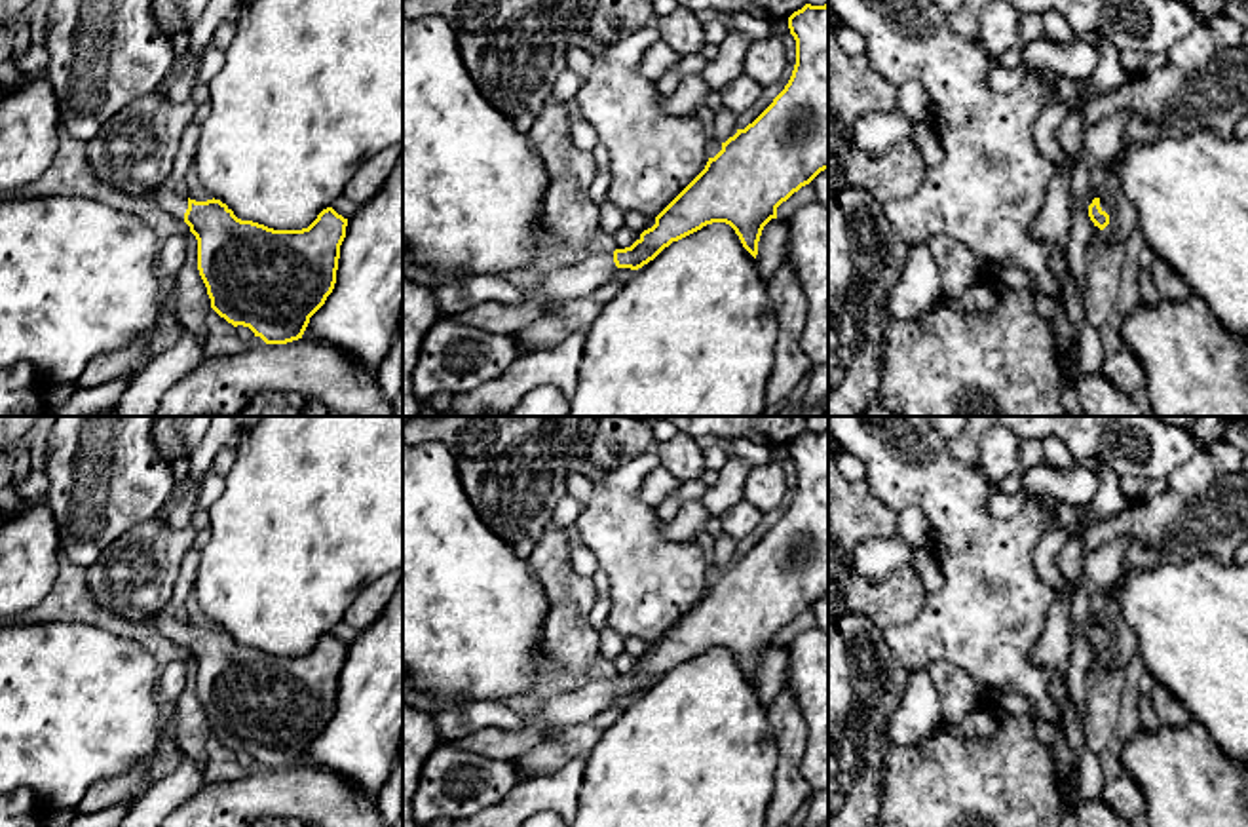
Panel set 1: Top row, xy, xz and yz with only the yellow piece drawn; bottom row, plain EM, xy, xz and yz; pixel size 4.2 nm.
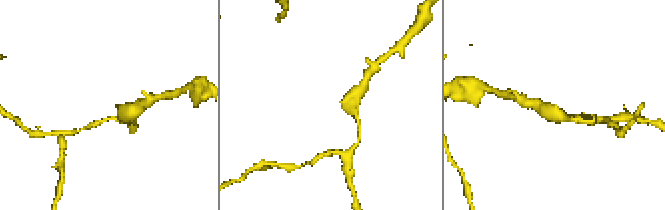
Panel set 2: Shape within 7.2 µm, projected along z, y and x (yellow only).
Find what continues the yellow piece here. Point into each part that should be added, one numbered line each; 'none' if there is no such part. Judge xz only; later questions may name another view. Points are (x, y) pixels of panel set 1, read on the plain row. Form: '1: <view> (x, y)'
1: xz (563, 710)

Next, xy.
1: xy (171, 628)

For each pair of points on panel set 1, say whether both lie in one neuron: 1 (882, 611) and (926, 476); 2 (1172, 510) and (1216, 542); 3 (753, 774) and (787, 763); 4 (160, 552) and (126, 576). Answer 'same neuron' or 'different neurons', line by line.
1: different neurons
2: same neuron
3: different neurons
4: same neuron

